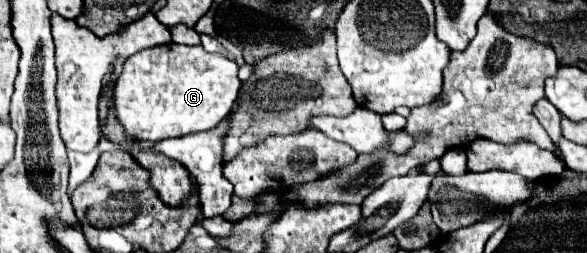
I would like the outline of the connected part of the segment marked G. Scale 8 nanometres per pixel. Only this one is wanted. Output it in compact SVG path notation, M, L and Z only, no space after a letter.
M162 44L130 56L114 84L114 112L124 132L142 142L160 142L216 128L238 98L238 64L208 54L200 44Z

